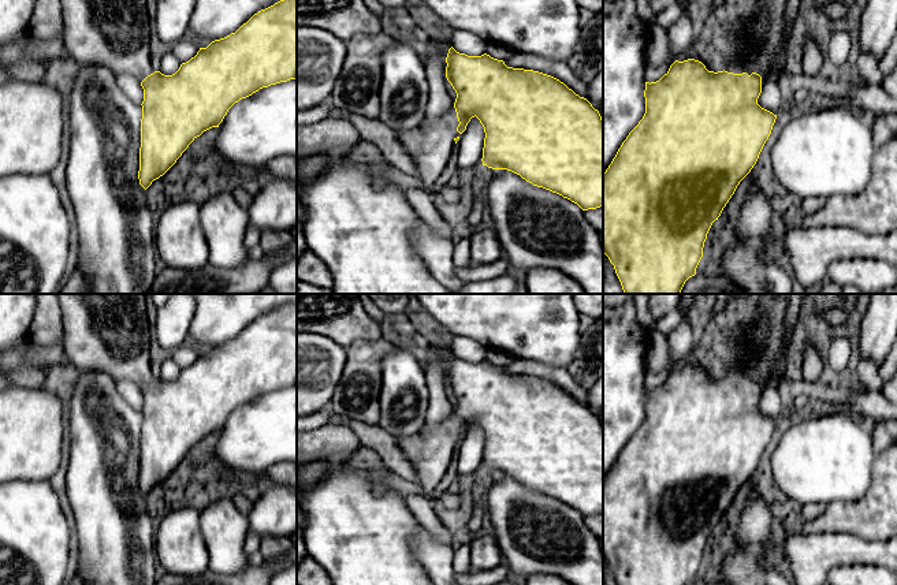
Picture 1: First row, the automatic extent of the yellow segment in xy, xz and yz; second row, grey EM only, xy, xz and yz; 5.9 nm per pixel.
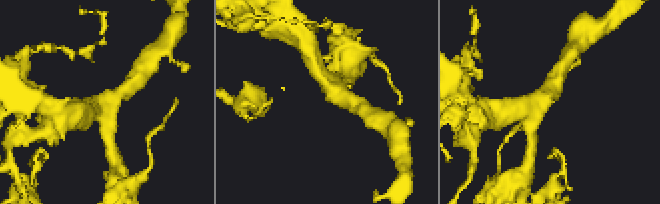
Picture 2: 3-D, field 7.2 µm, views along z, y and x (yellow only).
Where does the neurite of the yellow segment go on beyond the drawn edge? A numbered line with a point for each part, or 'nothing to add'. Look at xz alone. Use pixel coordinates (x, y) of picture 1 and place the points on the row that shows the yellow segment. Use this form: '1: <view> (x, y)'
1: xz (430, 145)

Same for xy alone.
1: xy (112, 33)

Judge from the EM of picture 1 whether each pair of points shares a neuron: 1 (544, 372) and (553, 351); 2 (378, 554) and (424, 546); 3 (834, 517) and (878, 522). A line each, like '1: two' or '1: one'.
1: two
2: two
3: one

